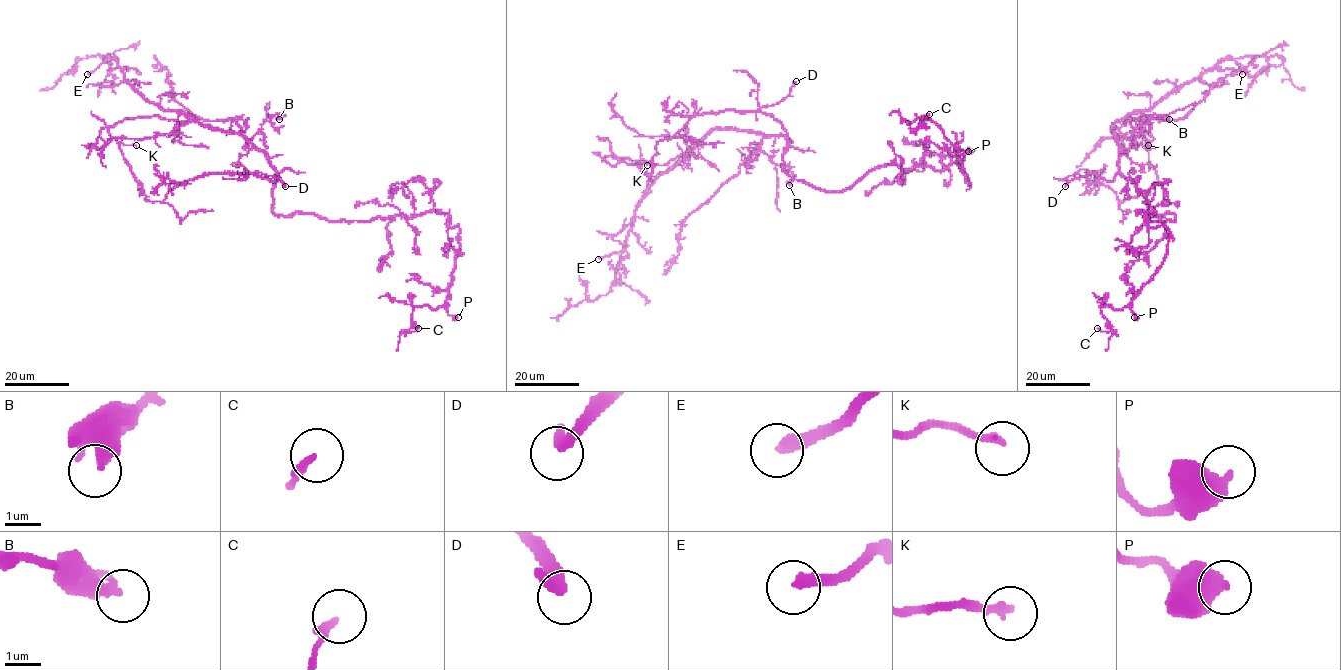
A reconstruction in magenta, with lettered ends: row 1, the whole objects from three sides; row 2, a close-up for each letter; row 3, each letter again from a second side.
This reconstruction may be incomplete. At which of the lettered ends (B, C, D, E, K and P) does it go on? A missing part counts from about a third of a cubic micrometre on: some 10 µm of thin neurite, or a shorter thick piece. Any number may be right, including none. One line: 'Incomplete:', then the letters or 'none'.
Incomplete: D, E, K

